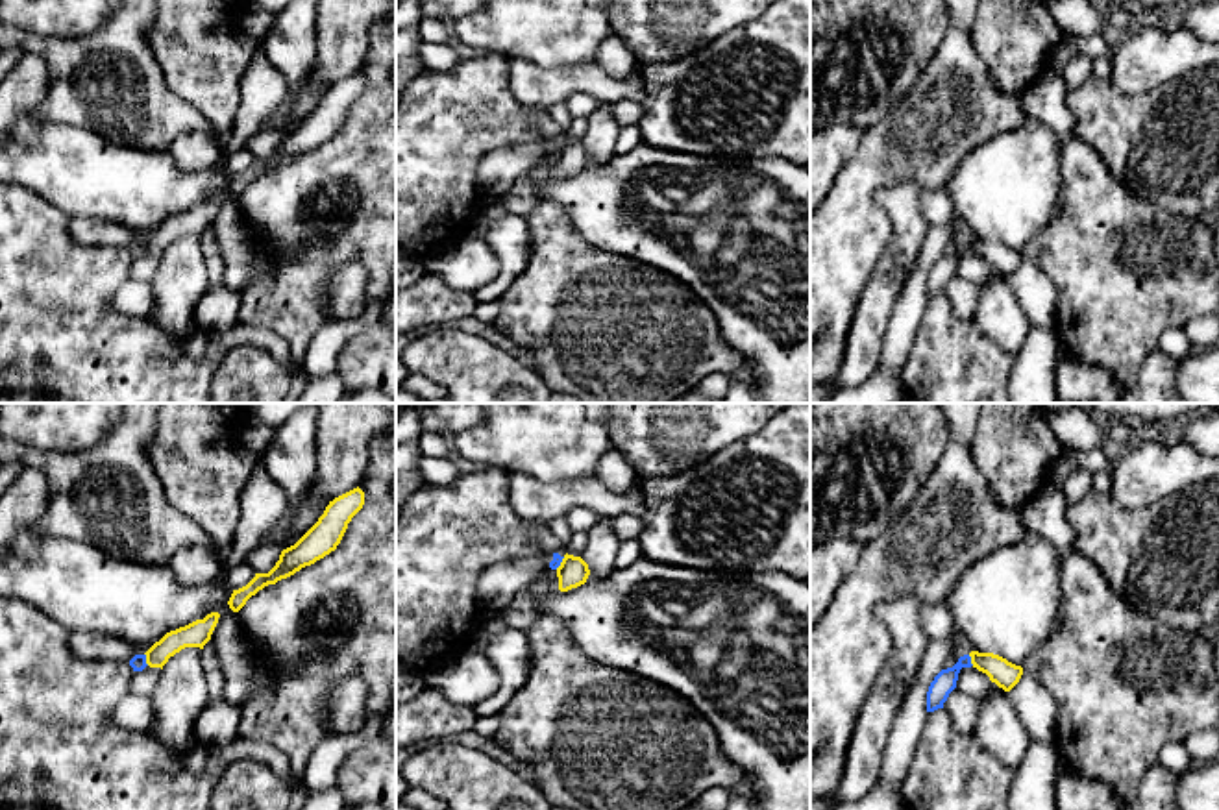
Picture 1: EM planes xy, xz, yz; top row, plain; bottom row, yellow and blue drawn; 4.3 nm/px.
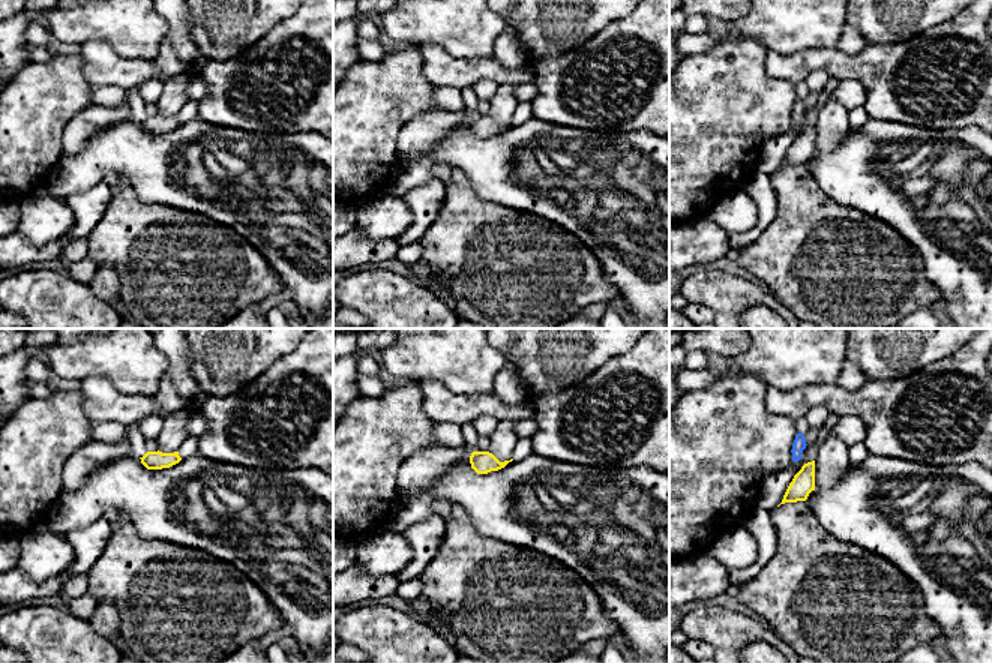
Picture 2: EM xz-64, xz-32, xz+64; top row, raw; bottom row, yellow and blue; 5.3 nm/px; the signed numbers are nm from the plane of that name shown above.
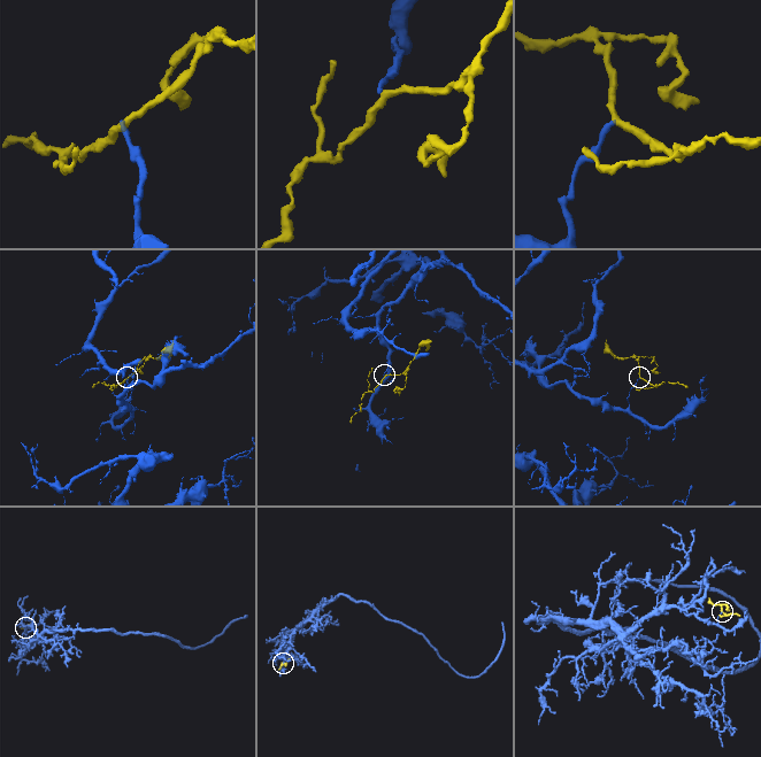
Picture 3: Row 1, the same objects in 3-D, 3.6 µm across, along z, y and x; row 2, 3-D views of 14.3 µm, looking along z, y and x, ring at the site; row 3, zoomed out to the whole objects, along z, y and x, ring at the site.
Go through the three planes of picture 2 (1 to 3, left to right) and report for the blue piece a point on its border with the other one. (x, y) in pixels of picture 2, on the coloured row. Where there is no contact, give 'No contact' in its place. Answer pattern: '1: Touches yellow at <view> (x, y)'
1: No contact
2: No contact
3: No contact

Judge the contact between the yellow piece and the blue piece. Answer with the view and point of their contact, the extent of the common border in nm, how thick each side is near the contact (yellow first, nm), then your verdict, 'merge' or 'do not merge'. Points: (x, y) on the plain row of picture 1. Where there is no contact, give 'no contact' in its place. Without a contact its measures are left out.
xy (147, 245) | 60 nm | 110/70 nm | do not merge

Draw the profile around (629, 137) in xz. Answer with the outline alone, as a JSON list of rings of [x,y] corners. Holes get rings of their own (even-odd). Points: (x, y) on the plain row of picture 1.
[[[640,126],[622,128],[616,153],[627,153],[642,142]]]

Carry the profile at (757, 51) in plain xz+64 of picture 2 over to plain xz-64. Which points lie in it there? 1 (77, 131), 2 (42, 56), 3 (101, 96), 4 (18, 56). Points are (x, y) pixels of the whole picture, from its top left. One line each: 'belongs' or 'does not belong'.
1: does not belong
2: does not belong
3: does not belong
4: does not belong

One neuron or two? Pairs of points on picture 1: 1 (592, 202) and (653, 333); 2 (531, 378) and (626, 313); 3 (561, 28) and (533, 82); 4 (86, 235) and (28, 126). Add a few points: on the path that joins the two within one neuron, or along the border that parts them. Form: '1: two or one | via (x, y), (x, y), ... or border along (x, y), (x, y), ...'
1: two | border along (578, 235), (594, 246), (624, 254), (657, 269)
2: two | border along (533, 368), (546, 383)
3: two | border along (509, 56), (526, 56), (542, 67), (583, 65)
4: two | border along (71, 217), (98, 217), (119, 224)

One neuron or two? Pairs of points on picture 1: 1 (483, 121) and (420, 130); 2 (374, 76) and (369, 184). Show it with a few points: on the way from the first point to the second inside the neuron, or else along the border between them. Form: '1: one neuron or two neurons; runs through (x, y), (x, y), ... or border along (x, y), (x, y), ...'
1: one neuron; runs through (468, 121), (448, 121), (435, 130)
2: one neuron; runs through (374, 102), (374, 158)

